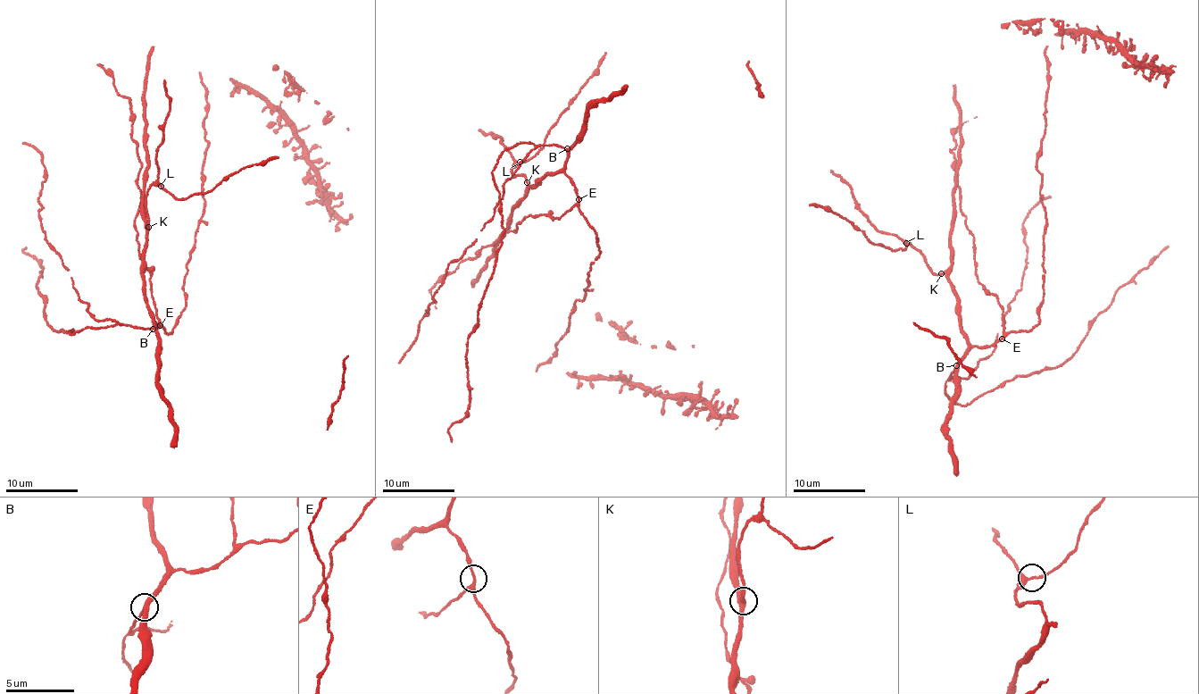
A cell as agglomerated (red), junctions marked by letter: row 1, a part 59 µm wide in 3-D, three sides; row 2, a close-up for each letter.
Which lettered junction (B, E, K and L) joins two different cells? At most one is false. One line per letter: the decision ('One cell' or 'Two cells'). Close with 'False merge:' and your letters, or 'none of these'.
B: One cell
E: One cell
K: One cell
L: One cell
False merge: none of these

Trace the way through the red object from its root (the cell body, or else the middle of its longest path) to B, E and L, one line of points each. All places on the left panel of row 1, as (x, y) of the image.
B: (177, 325), (172, 331), (167, 333), (162, 321), (156, 326), (154, 317), (155, 327), (153, 329)
E: (177, 325), (170, 333), (165, 331), (161, 322), (160, 325)
L: (177, 325), (170, 333), (162, 321), (156, 326), (143, 273), (148, 226), (145, 204), (150, 188), (161, 185)

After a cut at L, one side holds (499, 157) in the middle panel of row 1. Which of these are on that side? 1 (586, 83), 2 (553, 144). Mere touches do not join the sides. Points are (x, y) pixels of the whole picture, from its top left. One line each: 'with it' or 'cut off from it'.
1: cut off from it
2: with it

